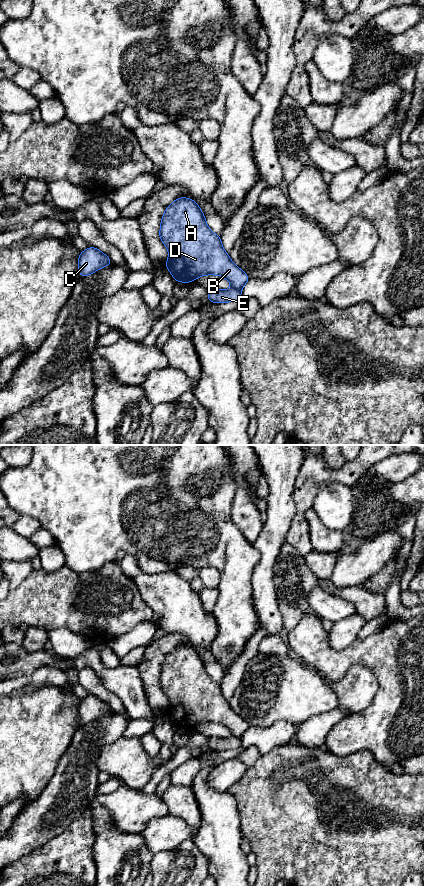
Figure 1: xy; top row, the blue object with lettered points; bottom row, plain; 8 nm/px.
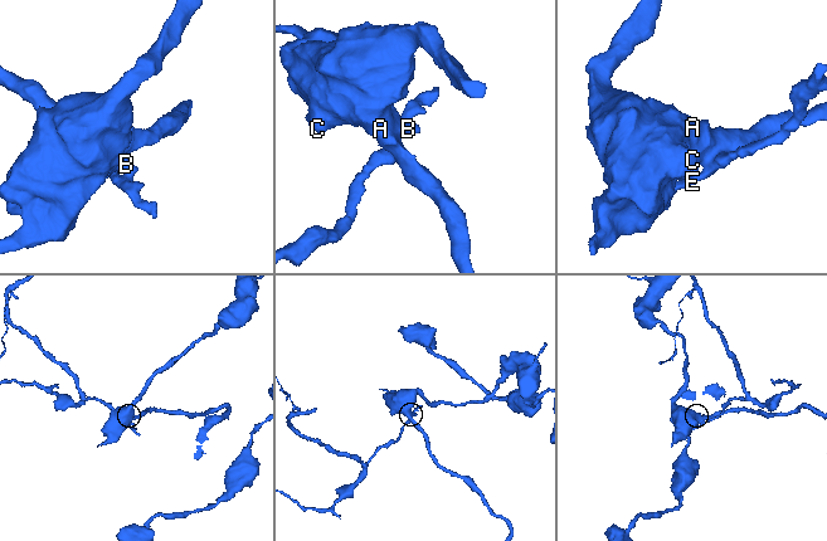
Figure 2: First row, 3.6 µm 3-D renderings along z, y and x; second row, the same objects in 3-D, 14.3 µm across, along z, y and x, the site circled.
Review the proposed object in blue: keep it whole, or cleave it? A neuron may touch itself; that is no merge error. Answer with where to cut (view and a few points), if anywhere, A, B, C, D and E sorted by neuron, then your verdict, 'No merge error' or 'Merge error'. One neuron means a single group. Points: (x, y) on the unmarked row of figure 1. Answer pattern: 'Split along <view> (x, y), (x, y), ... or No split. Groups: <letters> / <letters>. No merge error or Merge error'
Split along xy (233, 735), (240, 739). Groups: A B C D / E. Merge error

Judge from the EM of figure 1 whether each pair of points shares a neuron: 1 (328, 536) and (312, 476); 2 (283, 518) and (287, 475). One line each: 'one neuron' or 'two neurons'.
1: two neurons
2: one neuron

